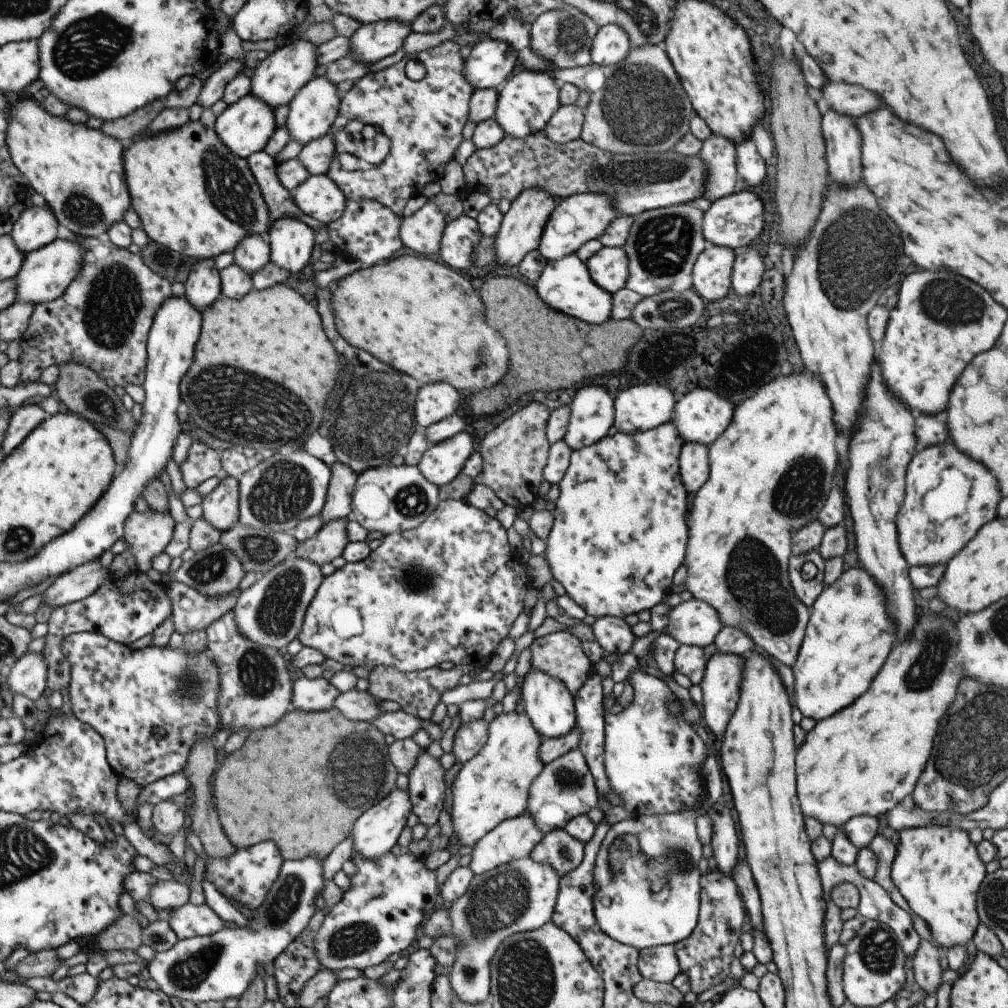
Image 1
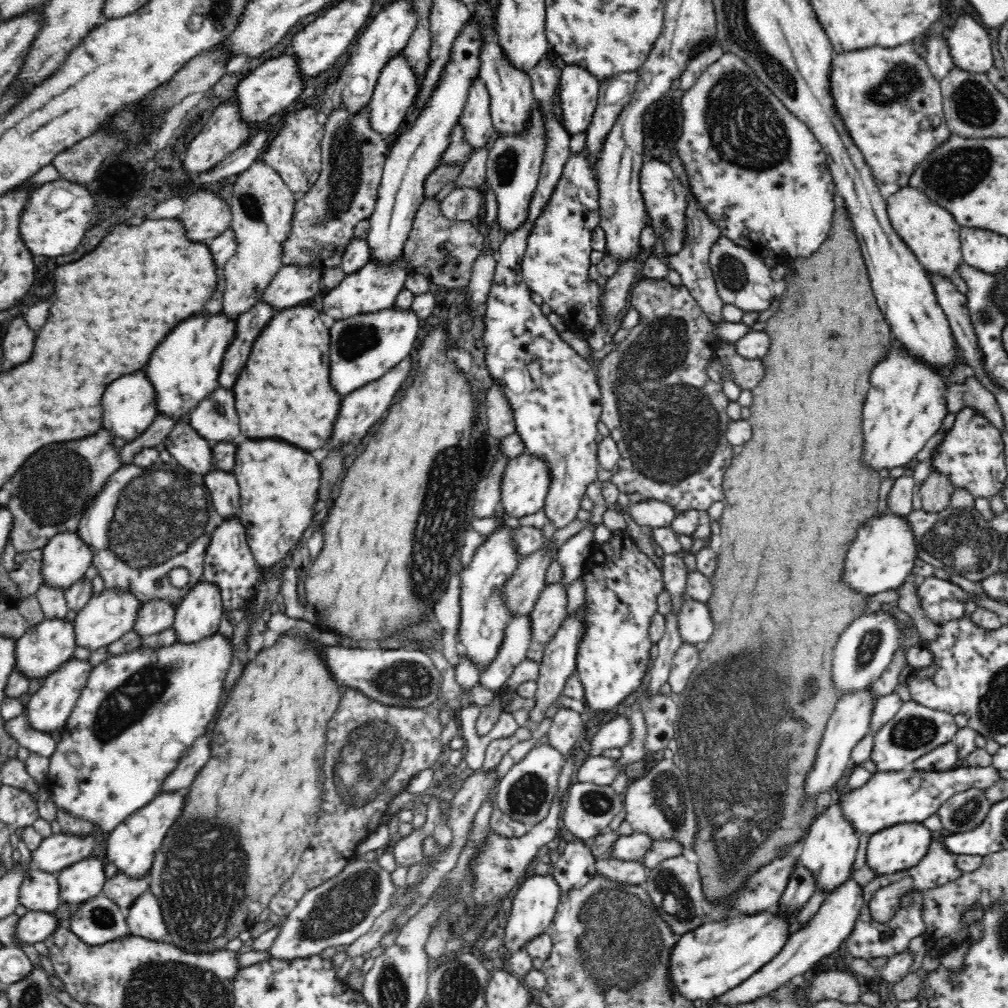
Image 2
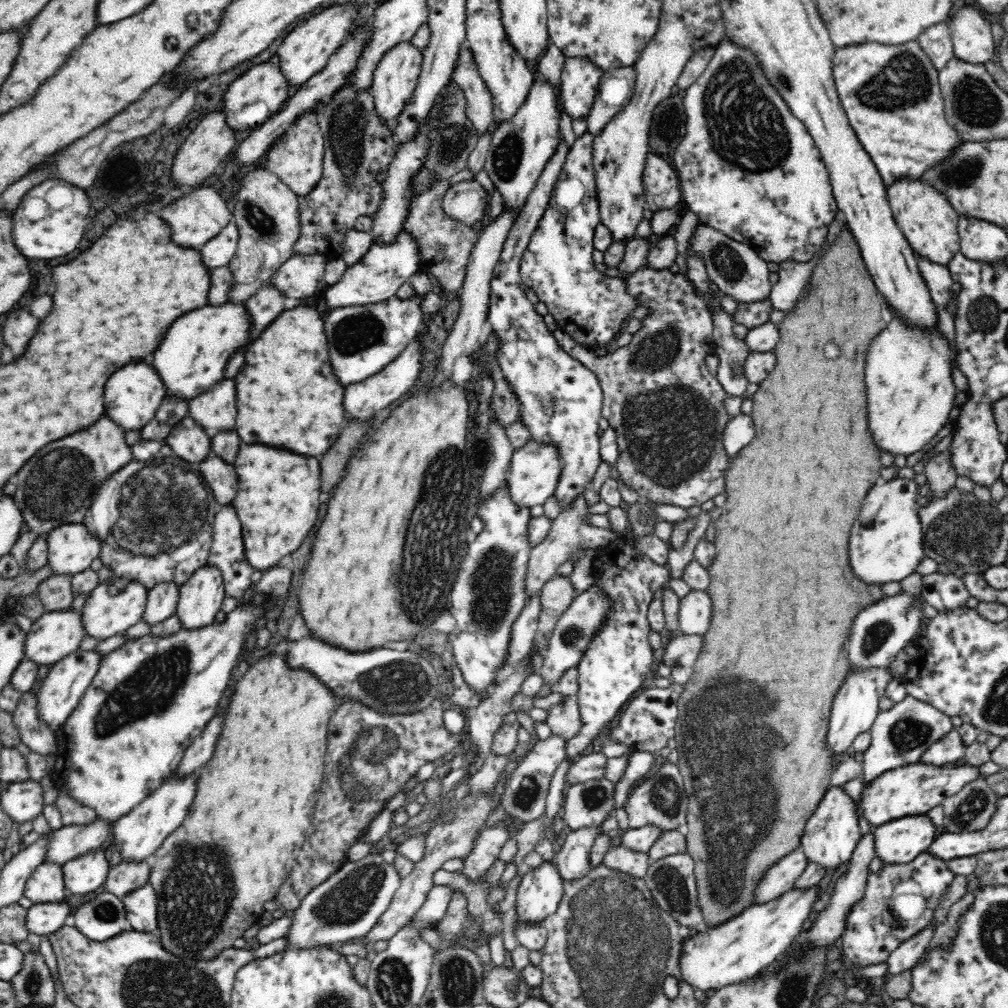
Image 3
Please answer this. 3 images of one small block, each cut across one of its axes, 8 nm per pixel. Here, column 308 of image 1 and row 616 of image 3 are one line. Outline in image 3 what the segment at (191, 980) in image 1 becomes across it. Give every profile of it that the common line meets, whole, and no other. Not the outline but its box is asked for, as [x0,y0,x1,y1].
[842,593,920,675]

